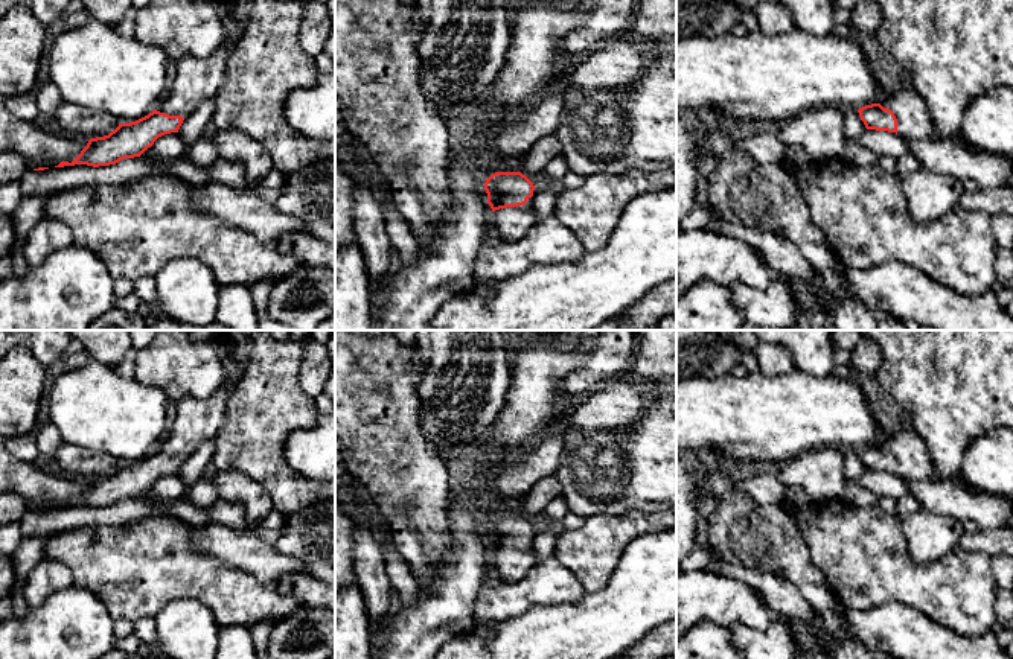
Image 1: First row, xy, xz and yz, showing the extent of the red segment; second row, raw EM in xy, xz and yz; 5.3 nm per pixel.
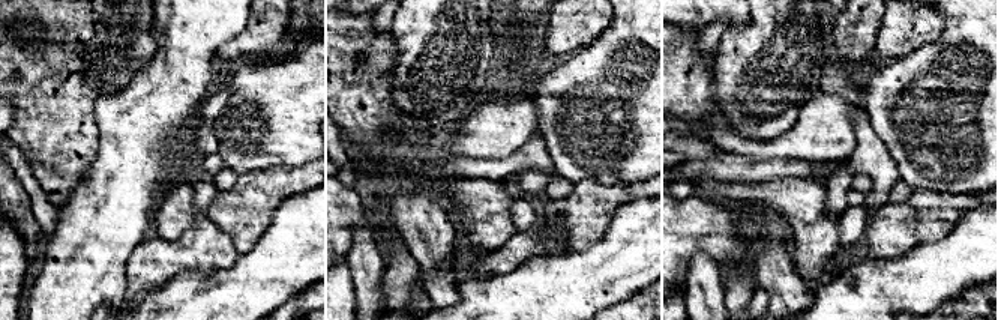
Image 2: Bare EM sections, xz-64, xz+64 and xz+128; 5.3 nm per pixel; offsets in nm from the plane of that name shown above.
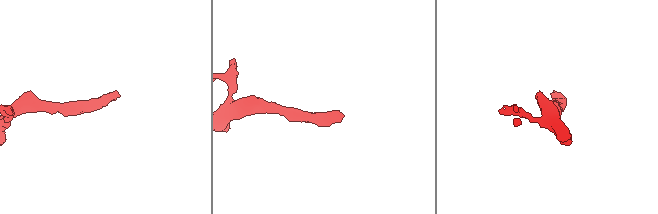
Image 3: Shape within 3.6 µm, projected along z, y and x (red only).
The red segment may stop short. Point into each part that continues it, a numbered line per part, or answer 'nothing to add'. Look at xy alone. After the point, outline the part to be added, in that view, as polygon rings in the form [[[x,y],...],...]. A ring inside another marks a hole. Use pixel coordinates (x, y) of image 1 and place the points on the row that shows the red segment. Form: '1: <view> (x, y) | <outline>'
1: xy (197, 79) | [[[222,0],[219,18],[227,30],[227,41],[204,58],[184,55],[177,64],[177,73],[166,96],[155,108],[169,116],[190,116],[206,99],[213,99],[227,78],[227,62],[241,40],[247,23],[247,8],[251,0]]]

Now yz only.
1: yz (914, 122) | [[[906,76],[884,94],[880,105],[894,113],[897,134],[903,138],[923,142],[937,138],[925,99]]]

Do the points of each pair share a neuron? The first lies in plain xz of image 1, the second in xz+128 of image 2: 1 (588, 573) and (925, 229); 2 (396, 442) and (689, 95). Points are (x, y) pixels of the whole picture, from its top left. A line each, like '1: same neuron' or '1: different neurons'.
1: same neuron
2: same neuron

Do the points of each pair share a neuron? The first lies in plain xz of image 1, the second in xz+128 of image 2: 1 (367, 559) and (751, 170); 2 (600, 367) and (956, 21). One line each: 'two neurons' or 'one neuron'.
1: two neurons
2: two neurons

